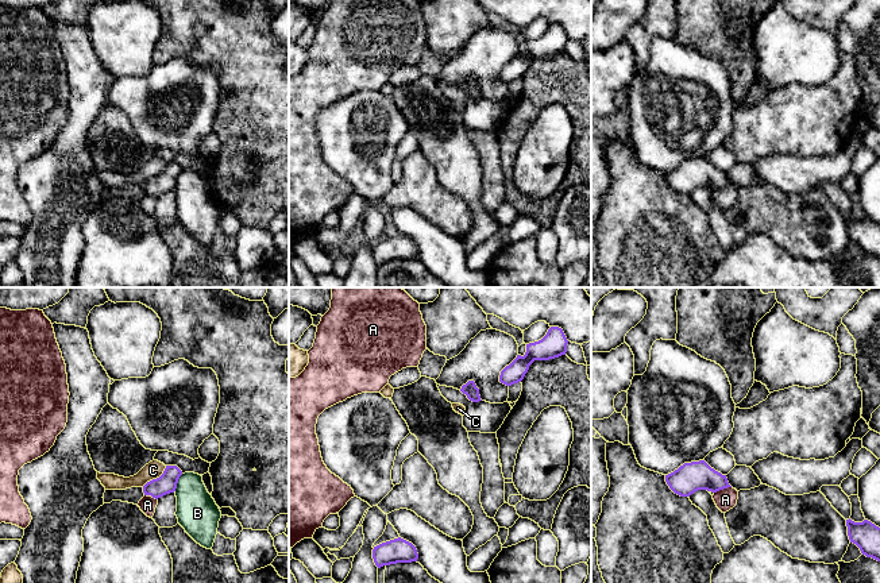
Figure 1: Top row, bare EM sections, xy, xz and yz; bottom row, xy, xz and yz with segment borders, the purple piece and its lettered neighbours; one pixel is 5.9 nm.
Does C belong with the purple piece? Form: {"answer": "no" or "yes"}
{"answer": "no"}

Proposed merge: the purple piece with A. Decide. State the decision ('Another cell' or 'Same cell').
Another cell

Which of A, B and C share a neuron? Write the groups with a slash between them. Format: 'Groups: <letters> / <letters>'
Groups: A / B / C

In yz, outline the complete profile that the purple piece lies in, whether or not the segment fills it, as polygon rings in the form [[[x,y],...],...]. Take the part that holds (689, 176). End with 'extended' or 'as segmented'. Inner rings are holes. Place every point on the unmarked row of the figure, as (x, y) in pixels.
[[[705,158],[684,161],[665,173],[665,179],[680,194],[690,194],[698,188],[717,190],[732,185],[726,173],[711,166]]]; as segmented

